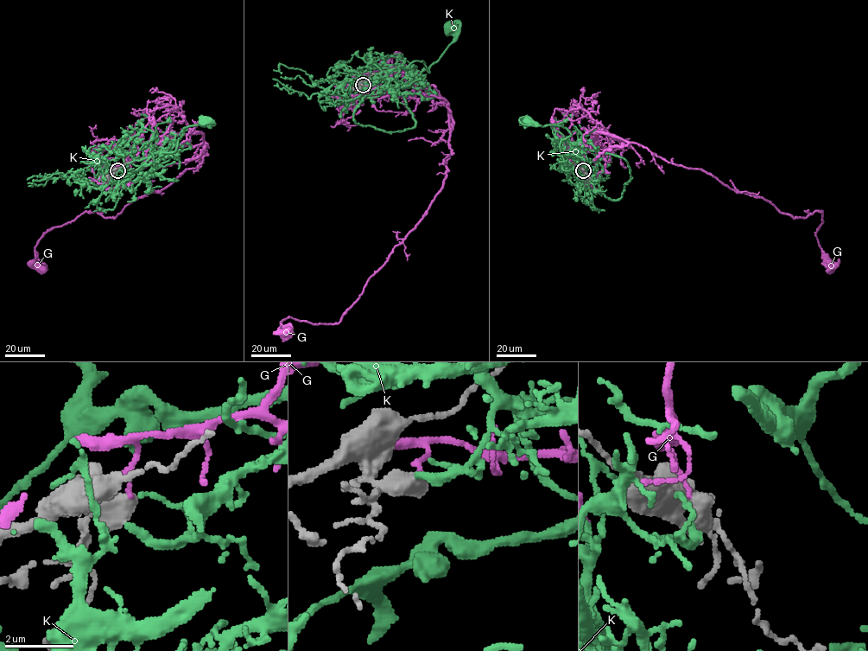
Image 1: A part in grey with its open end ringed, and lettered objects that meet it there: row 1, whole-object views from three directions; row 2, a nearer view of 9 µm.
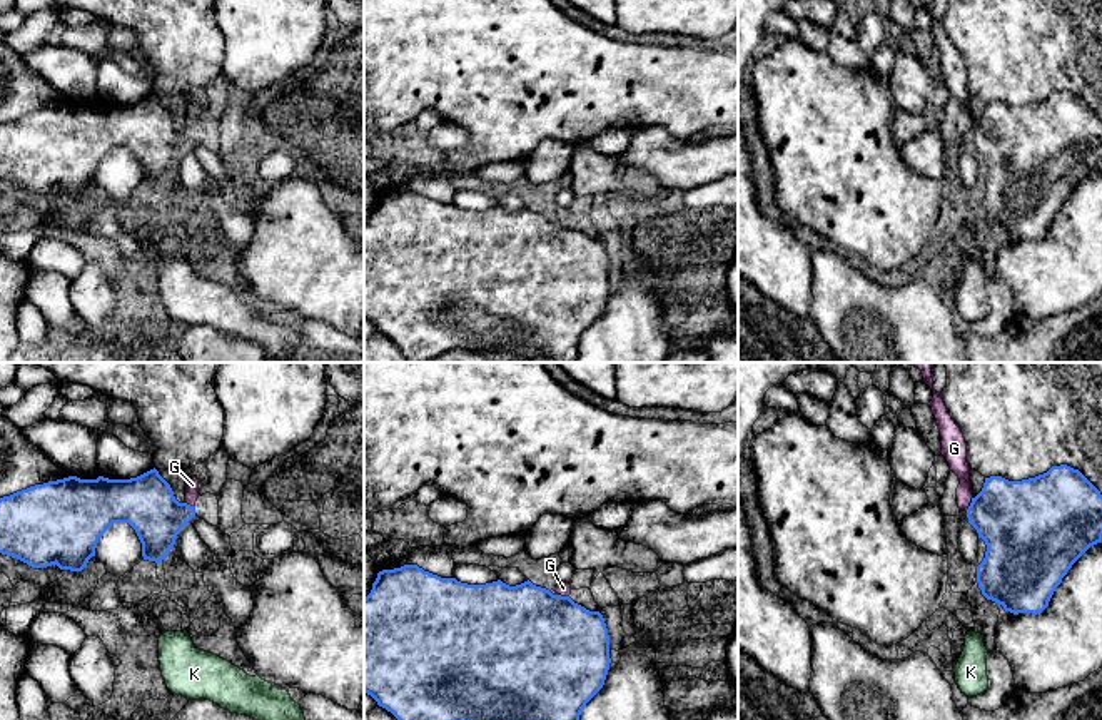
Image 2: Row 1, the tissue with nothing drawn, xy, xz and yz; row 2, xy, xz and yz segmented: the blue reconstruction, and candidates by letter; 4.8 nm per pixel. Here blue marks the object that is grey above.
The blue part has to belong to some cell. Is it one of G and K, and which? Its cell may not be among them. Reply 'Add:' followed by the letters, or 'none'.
Add: K

